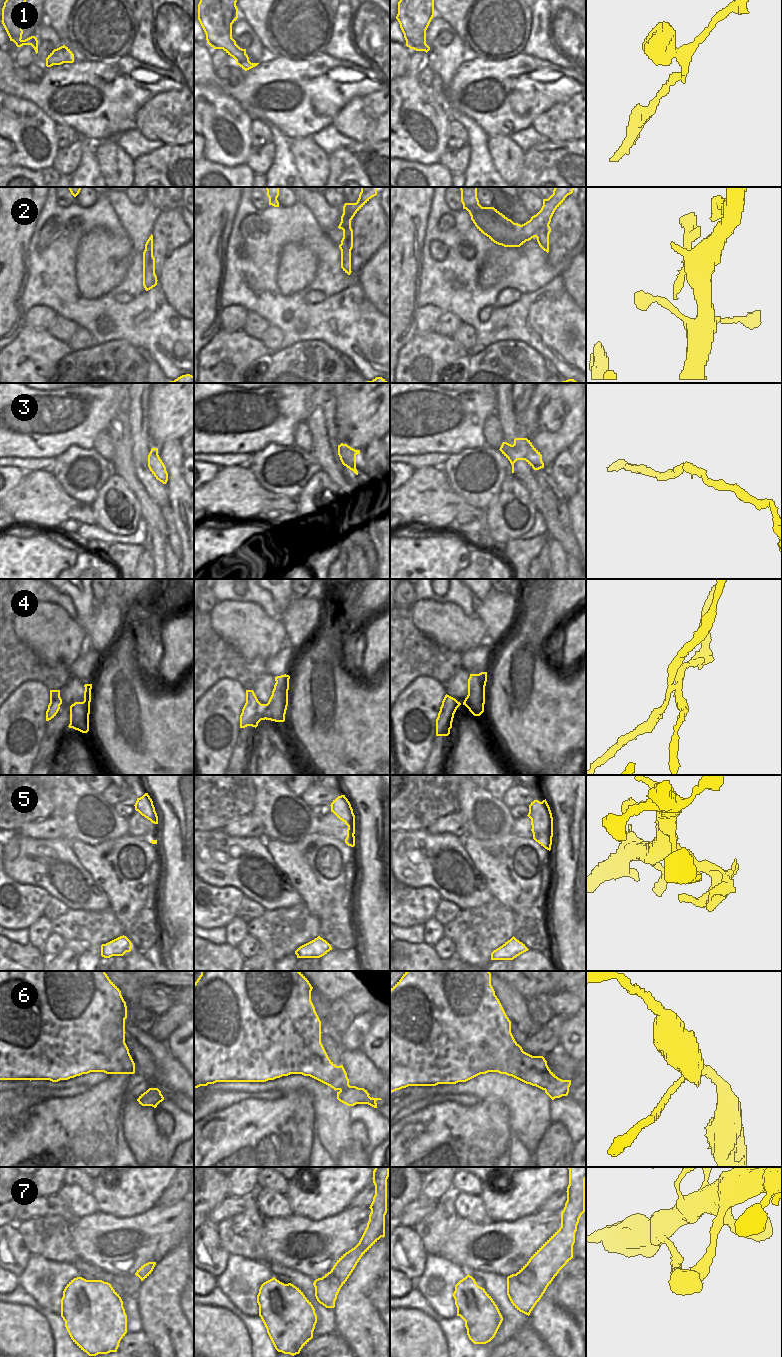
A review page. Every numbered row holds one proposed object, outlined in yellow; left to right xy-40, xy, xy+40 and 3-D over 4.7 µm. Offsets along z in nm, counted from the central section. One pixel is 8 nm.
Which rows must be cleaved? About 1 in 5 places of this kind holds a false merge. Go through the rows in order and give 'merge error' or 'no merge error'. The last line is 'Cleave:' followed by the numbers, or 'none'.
1: no merge error
2: merge error
3: no merge error
4: merge error
5: merge error
6: merge error
7: no merge error
Cleave: 2, 4, 5, 6

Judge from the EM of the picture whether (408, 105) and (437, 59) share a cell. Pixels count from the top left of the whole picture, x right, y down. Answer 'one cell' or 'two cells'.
two cells

